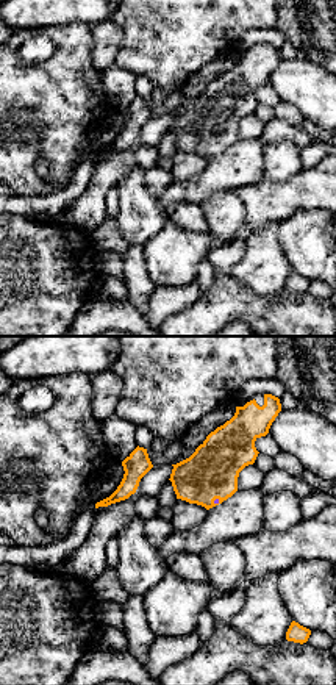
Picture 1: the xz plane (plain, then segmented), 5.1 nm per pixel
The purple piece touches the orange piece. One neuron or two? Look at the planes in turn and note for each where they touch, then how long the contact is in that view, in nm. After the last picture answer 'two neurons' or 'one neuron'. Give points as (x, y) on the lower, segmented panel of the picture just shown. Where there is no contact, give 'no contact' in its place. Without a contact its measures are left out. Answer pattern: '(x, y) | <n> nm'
(218, 501) | 40 nm

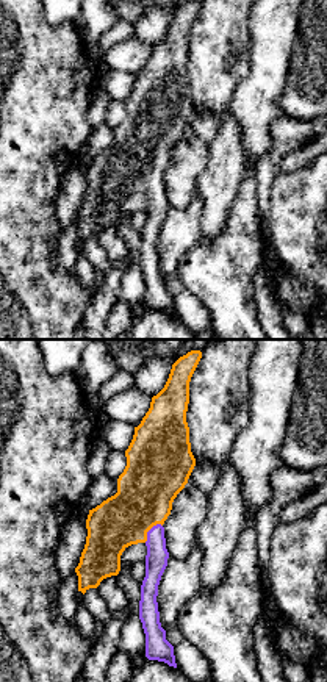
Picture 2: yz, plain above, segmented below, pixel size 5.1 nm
(149, 531) | 130 nm

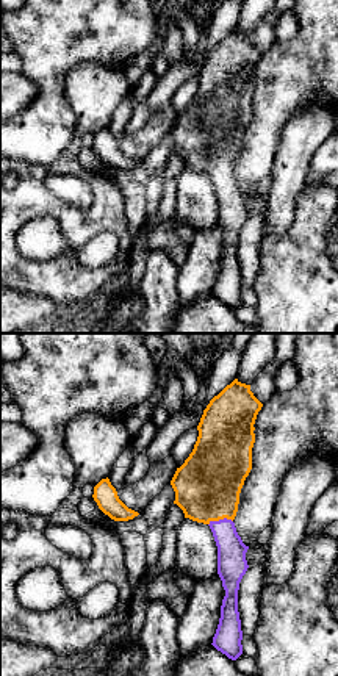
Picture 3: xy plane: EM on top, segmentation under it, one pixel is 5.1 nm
(219, 520) | 130 nm

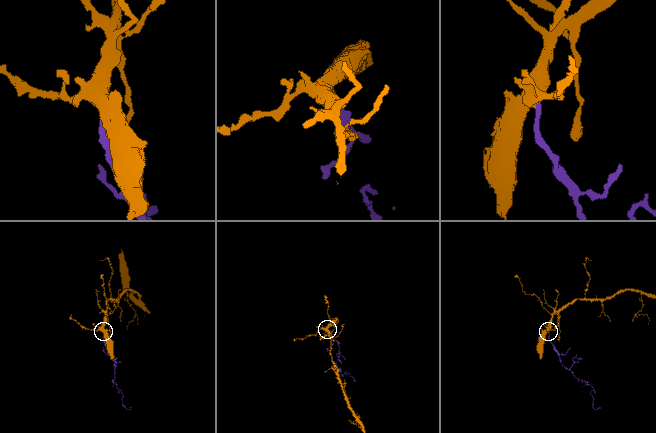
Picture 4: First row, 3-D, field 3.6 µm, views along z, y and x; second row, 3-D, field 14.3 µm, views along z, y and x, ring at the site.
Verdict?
one neuron

